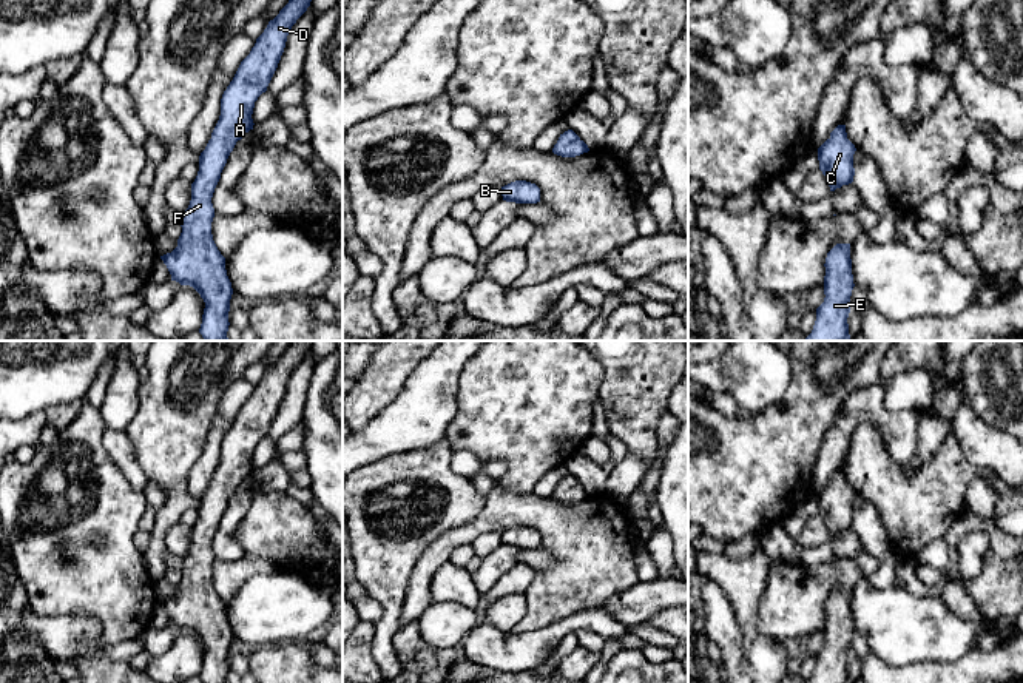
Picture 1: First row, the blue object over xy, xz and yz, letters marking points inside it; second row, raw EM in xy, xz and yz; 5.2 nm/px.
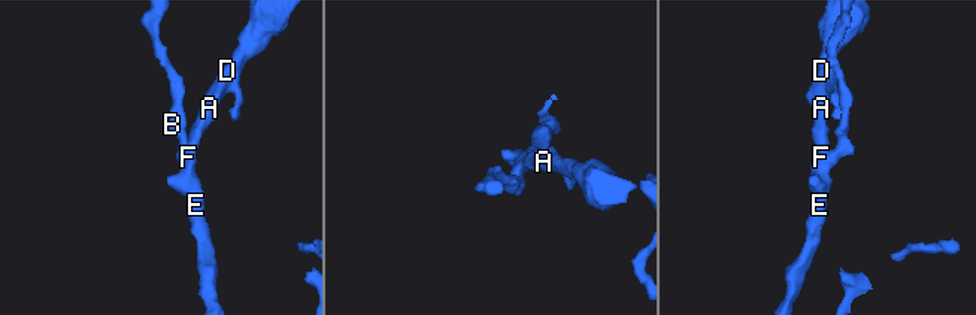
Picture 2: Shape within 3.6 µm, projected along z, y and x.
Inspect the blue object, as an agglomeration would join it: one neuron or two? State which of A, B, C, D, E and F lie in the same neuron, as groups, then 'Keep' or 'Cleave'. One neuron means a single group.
Groups: A B C D E F. Keep

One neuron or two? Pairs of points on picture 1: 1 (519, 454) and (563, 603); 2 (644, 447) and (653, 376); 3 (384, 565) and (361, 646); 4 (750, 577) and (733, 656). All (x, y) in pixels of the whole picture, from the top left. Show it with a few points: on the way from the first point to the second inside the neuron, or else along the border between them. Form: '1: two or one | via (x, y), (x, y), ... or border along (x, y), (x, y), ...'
1: two | border along (496, 483), (511, 492), (531, 494)
2: one | via (642, 430), (642, 393)
3: two | border along (375, 625), (372, 637), (374, 660)
4: two | border along (725, 595), (741, 631), (744, 665)

